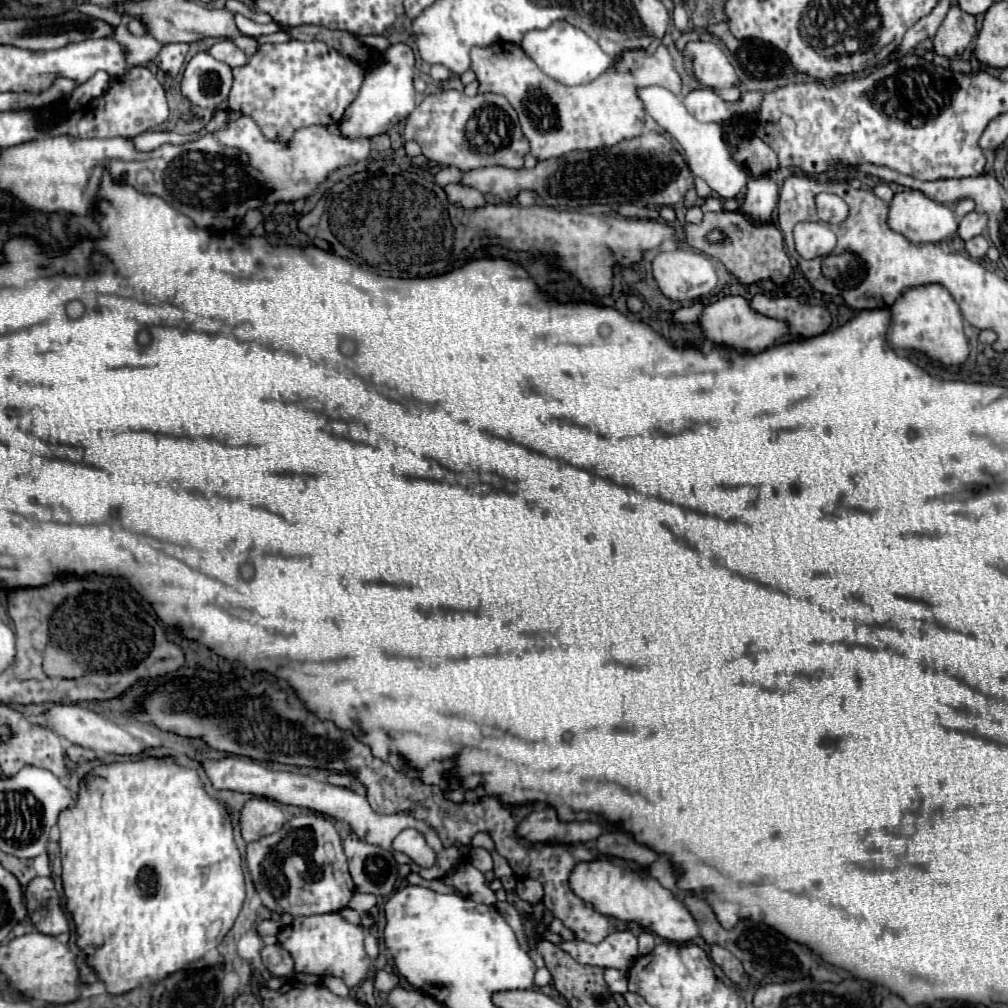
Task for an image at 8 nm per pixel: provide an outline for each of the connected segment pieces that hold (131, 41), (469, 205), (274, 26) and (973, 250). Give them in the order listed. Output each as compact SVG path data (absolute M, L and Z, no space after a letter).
M123 16L123 22L117 28L115 38L117 38L117 42L121 42L123 46L129 46L129 50L133 50L133 66L147 66L151 60L155 60L155 56L161 52L161 48L165 44L155 38L131 36L127 30L127 22L129 22L129 16Z
M447 184L445 192L447 192L449 202L453 206L459 206L459 208L475 210L475 208L483 208L487 204L485 196L479 190L473 190L473 188L463 188L459 184Z
M235 13L234 18L239 31L247 36L272 34L278 31L286 30L288 28L288 25L279 24L274 21L269 24L258 24L239 13Z
M975 236L971 240L965 242L965 250L969 252L971 258L975 260L981 260L987 256L987 250L989 250L989 242L983 238L983 236Z

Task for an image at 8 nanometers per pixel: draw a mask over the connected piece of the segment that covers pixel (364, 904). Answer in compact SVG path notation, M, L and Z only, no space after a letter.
M355 892L351 902L349 902L349 908L357 910L359 913L366 913L375 908L375 896L373 894L361 894L361 892Z

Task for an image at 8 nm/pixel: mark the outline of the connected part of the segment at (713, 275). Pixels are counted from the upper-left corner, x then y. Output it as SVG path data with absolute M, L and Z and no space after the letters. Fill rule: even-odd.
M691 250L661 252L653 260L653 276L661 292L673 302L693 300L691 292L707 284L707 294L717 288L717 272L705 254Z

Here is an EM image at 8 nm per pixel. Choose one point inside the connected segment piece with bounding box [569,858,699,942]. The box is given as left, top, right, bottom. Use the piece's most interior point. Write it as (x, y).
(615, 889)

